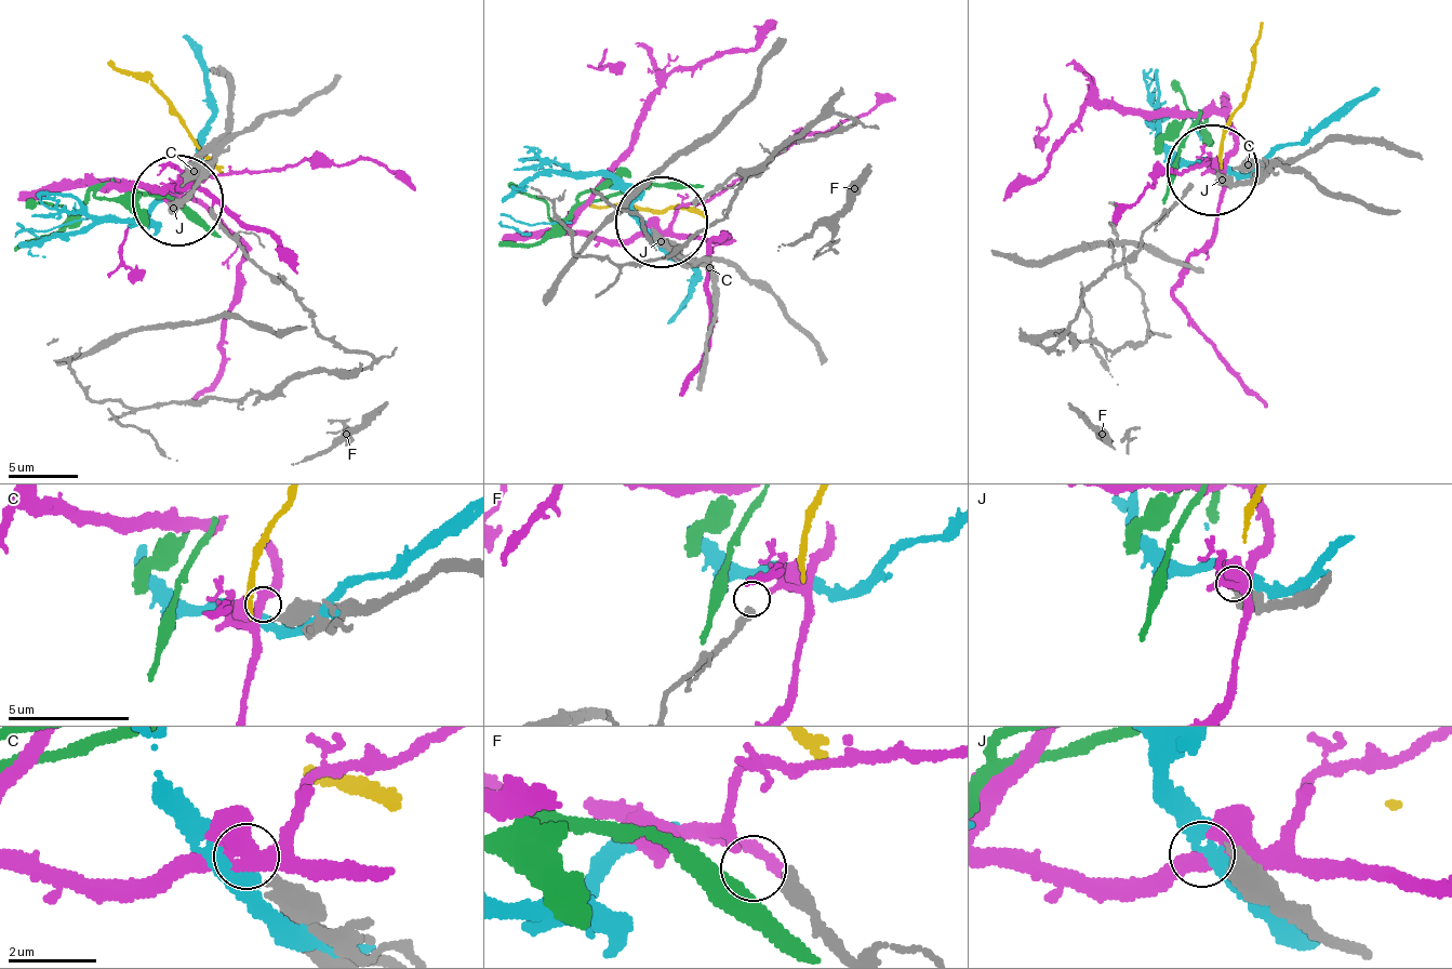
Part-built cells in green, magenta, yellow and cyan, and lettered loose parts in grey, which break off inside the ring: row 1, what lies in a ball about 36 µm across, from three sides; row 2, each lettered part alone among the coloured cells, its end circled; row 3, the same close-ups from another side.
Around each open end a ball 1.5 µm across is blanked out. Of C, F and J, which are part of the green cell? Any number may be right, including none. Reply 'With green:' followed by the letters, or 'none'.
With green: none

